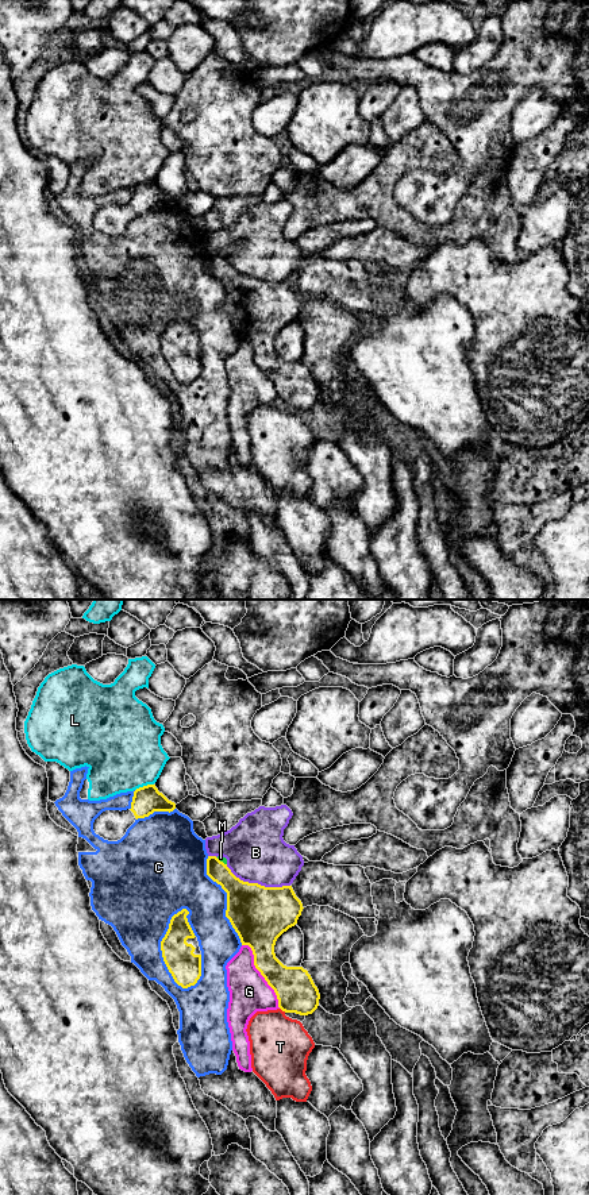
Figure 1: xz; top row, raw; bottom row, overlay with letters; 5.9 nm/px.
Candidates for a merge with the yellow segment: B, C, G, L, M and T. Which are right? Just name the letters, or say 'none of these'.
none of these

